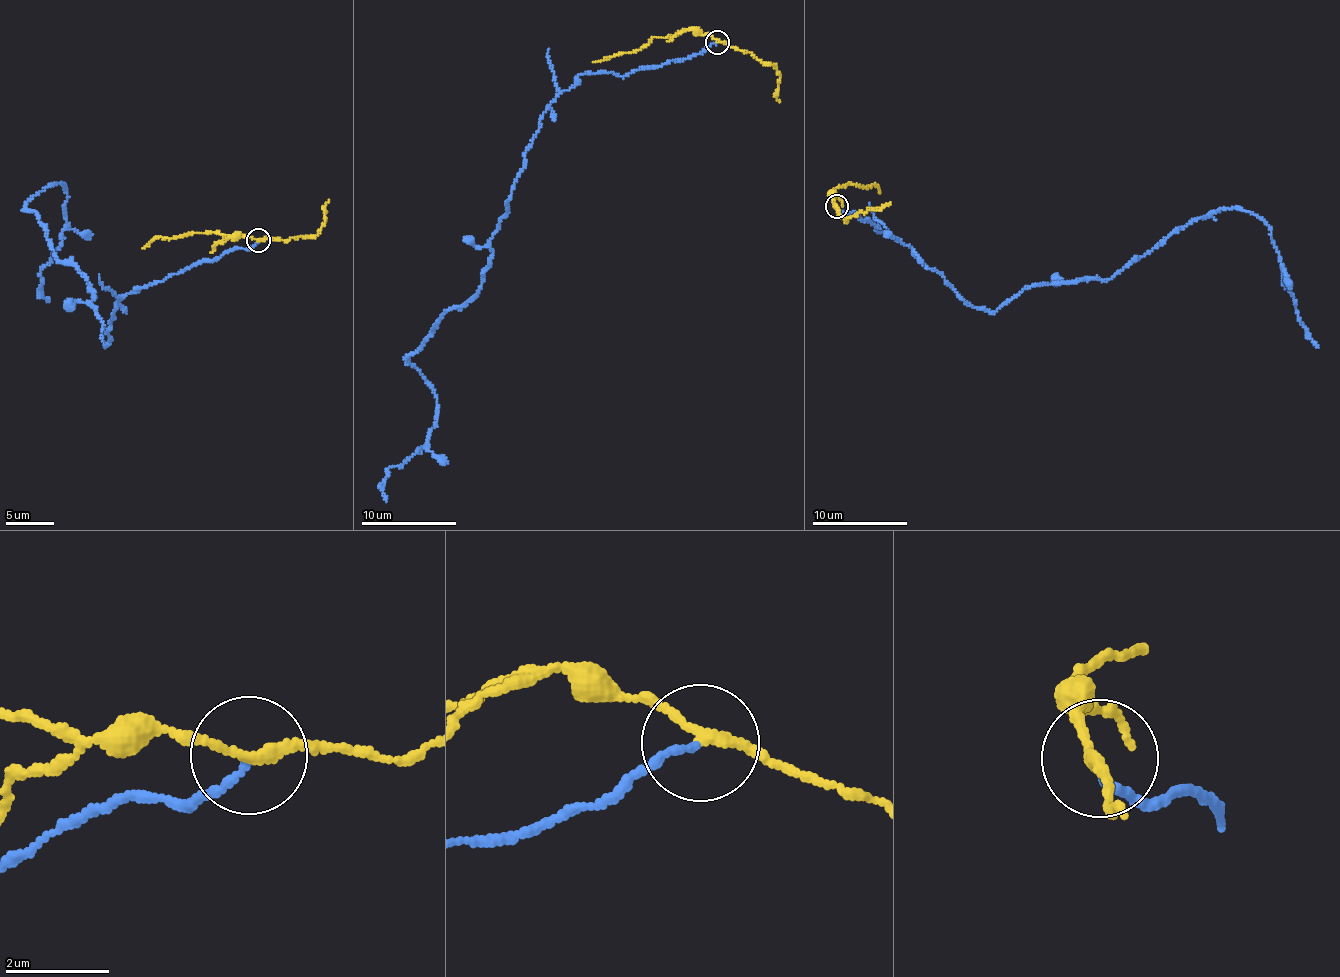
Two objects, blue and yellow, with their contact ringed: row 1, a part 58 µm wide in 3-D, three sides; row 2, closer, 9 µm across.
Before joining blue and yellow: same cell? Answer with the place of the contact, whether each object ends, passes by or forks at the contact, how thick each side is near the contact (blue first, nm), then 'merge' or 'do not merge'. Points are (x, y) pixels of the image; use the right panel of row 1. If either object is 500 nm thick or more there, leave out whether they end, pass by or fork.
at (836, 206); blue ends there; yellow passes by; 140 nm thick on the blue side, 180 nm on the other; do not merge

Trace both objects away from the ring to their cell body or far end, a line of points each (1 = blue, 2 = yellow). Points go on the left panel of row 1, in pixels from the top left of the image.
1: (258, 241), (137, 287), (105, 345), (90, 284), (26, 206), (46, 186), (67, 194), (40, 276), (49, 301)
2: (258, 241), (192, 232), (176, 238), (160, 237), (142, 248)

